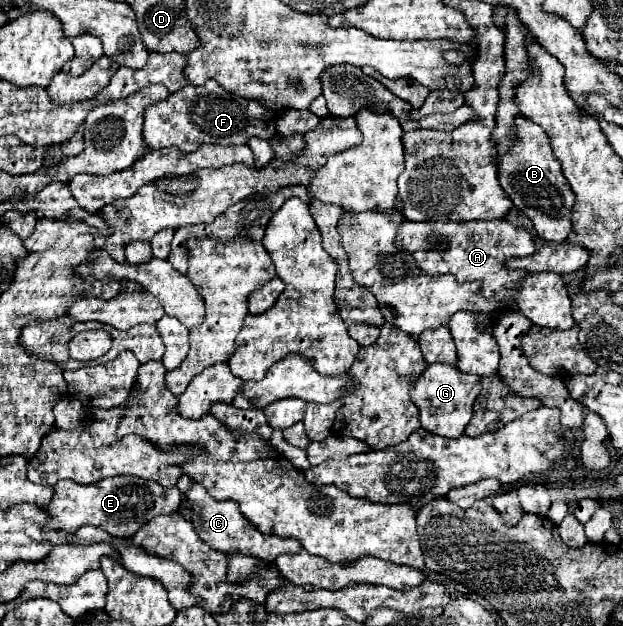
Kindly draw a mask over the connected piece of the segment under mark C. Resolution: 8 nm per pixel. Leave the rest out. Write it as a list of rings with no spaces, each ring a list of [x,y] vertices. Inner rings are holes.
[[[195,484],[187,494],[183,494],[181,500],[181,508],[179,514],[185,520],[191,520],[197,534],[201,536],[201,540],[205,544],[209,544],[213,550],[219,552],[241,552],[247,556],[259,556],[265,562],[275,562],[275,558],[279,554],[293,554],[297,550],[301,550],[301,542],[299,540],[285,540],[281,536],[269,536],[269,534],[261,534],[257,532],[257,528],[253,528],[253,524],[249,524],[249,520],[245,520],[245,516],[241,516],[241,512],[237,512],[237,504],[233,504],[233,500],[213,500],[213,496],[209,496],[209,492],[201,486]]]

